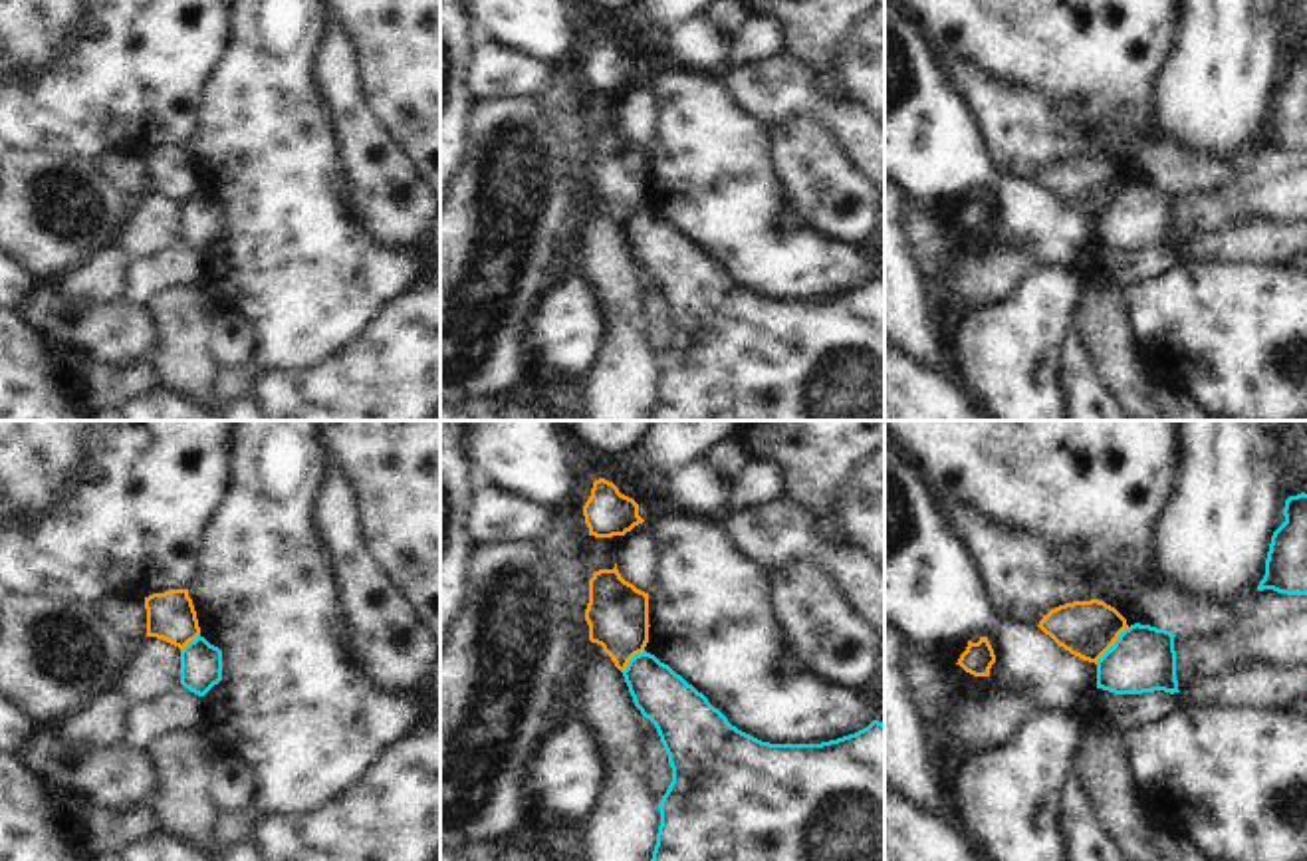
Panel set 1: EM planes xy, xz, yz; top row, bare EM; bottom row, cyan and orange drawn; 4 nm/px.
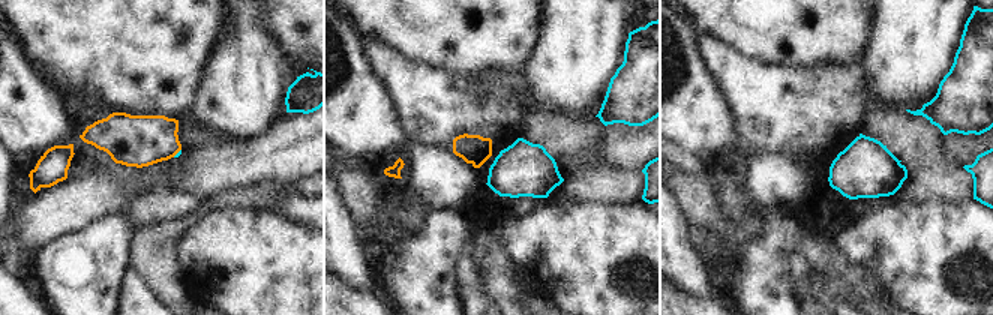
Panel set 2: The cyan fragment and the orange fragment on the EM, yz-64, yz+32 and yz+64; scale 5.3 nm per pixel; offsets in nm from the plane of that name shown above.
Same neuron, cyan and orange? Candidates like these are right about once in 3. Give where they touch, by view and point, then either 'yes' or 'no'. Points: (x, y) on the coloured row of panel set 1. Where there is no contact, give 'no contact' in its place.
meets cyan in yz at (1113, 645); no

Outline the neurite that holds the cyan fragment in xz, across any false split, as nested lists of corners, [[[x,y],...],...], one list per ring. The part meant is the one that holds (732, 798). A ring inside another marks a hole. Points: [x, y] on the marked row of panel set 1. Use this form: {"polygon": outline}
{"polygon": [[[635,655],[623,671],[635,706],[649,718],[668,754],[672,782],[658,803],[660,825],[651,861],[885,861],[885,724],[873,720],[867,728],[821,744],[770,744],[728,722],[708,698],[654,655]]]}

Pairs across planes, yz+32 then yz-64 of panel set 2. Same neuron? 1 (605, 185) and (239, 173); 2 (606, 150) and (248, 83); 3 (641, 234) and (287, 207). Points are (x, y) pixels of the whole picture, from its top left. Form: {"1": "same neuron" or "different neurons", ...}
{"1": "different neurons", "2": "different neurons", "3": "different neurons"}

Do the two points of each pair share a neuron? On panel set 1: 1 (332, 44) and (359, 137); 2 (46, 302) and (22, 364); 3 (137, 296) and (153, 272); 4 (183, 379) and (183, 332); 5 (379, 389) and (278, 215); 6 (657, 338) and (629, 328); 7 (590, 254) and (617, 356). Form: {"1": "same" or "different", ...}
{"1": "same", "2": "different", "3": "same", "4": "same", "5": "different", "6": "different", "7": "same"}

